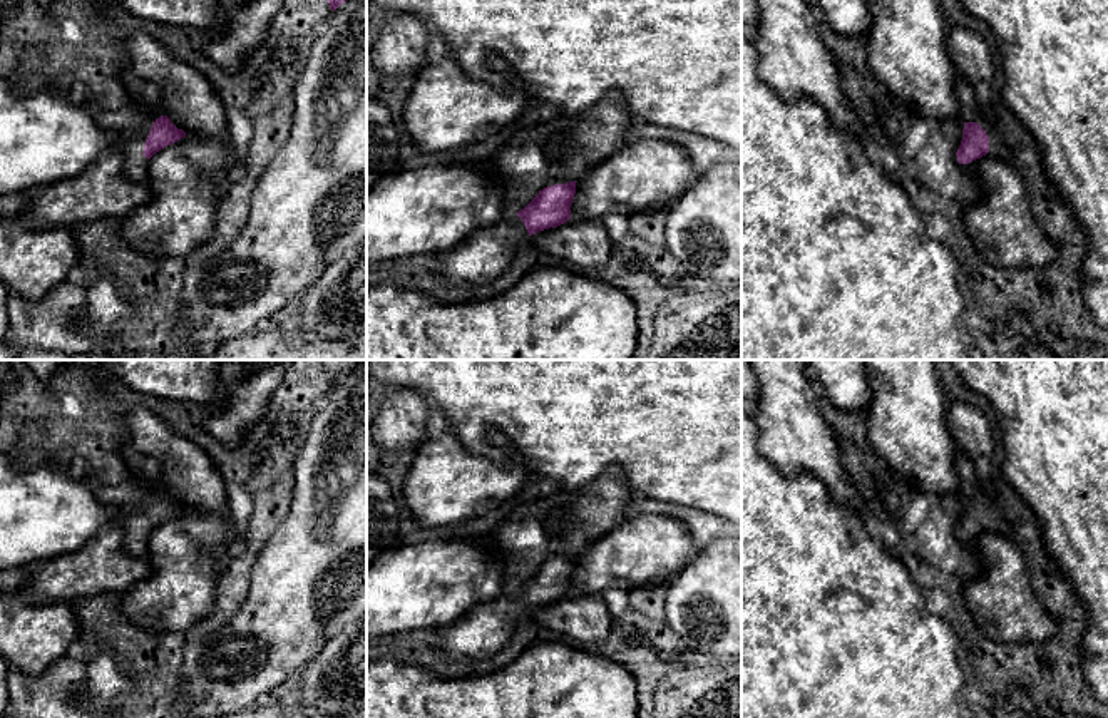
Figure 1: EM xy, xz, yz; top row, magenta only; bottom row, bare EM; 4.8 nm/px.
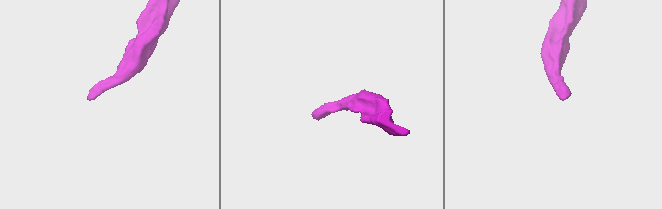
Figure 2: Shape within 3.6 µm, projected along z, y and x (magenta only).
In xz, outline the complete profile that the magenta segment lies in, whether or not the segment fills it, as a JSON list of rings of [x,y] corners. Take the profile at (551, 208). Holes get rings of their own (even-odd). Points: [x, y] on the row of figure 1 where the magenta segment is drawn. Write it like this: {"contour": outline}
{"contour": [[[576,182],[547,186],[517,214],[505,214],[499,221],[475,229],[462,244],[440,254],[437,266],[430,268],[445,285],[484,285],[497,280],[512,263],[519,246],[532,234],[557,228],[569,221]]]}

